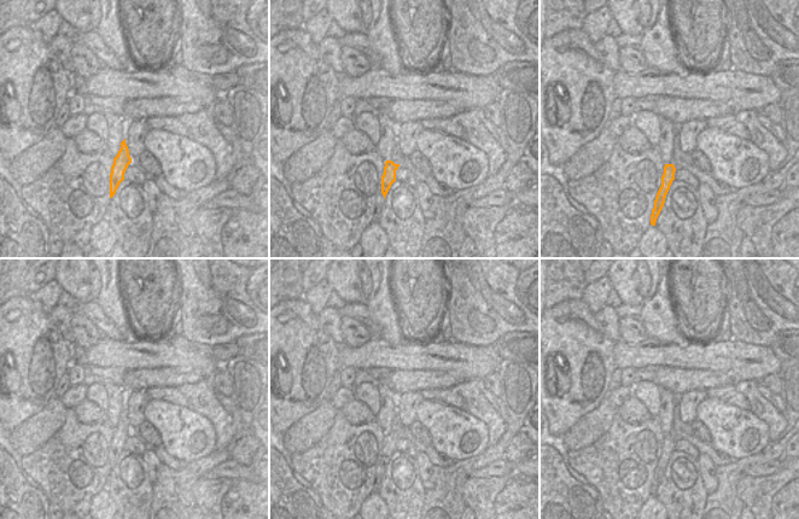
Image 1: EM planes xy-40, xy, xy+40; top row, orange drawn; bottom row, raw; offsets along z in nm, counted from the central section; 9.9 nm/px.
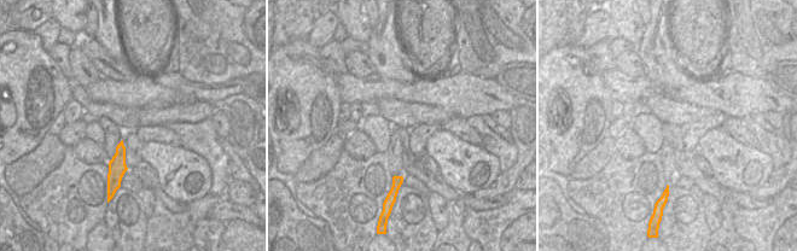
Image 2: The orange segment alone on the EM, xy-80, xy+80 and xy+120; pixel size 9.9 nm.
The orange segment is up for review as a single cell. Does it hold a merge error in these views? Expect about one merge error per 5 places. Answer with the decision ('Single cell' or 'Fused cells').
Single cell.

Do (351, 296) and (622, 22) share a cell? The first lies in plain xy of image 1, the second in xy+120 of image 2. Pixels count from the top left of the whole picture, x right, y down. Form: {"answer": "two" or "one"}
{"answer": "one"}

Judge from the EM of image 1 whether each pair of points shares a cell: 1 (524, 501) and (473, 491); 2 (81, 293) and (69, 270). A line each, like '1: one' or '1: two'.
1: two
2: one

